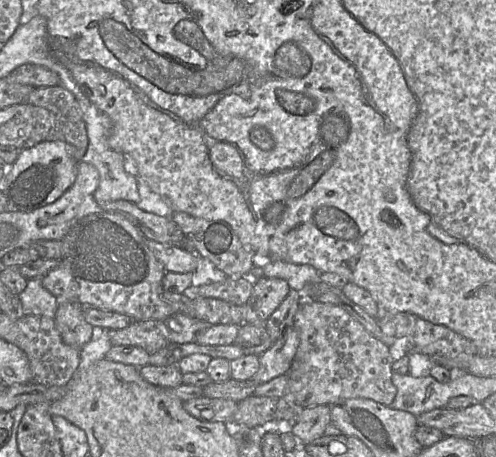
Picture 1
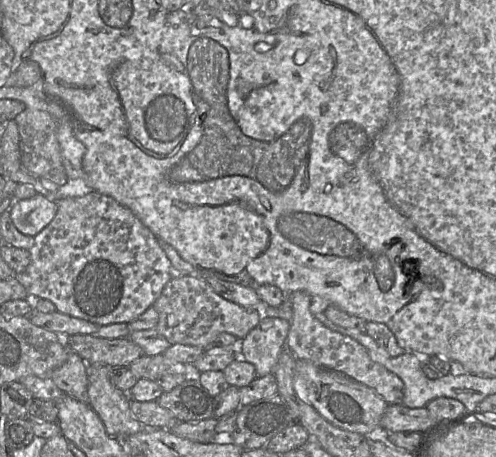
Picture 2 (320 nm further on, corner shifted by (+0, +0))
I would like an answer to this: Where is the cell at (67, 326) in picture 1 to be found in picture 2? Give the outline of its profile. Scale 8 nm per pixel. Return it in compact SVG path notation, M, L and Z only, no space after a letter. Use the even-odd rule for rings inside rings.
M87 365L88 405L99 415L112 436L136 434L145 428L131 413L130 397L110 380L106 365Z

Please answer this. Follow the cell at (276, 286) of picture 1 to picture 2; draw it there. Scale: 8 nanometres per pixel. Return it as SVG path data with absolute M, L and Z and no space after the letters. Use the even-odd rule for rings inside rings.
M263 316L259 324L241 340L241 357L251 363L257 377L273 374L280 355L287 347L290 322Z

